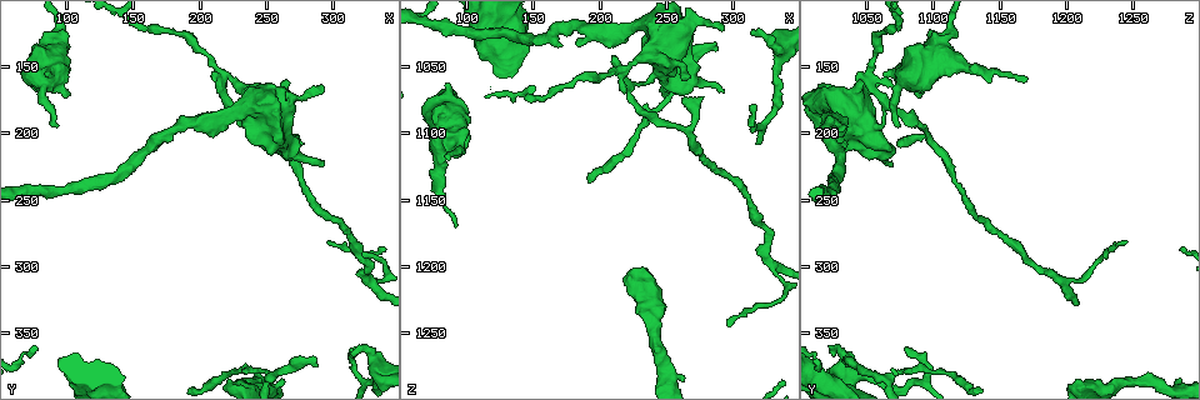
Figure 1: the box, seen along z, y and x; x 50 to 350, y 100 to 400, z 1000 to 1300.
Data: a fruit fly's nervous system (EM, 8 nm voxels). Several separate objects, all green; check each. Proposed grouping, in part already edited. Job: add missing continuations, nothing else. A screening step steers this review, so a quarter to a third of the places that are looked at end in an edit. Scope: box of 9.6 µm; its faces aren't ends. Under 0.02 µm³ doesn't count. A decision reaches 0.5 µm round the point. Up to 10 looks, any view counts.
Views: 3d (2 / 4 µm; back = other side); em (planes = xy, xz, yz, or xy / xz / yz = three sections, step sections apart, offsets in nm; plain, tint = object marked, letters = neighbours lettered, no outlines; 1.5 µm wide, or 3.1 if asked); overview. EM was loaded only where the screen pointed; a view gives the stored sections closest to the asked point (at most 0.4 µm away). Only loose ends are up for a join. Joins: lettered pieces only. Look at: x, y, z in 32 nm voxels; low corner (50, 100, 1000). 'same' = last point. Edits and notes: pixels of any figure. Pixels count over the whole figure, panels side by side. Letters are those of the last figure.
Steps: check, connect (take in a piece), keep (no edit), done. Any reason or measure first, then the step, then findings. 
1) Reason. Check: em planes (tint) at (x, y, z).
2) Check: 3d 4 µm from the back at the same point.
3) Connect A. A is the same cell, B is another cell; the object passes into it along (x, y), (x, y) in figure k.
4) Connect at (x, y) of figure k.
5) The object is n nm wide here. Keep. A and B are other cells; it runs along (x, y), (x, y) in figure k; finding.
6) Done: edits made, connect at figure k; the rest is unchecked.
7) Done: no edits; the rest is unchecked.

Branch stops here. Check: em xy step 8 (plain) at (92, 194, 1076).

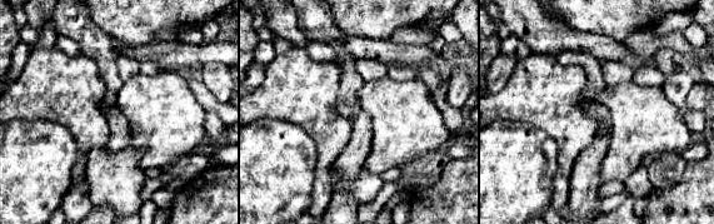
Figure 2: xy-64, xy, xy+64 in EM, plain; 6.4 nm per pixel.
See the neighbours. Check: em xy step 8 (letters) at the same point.

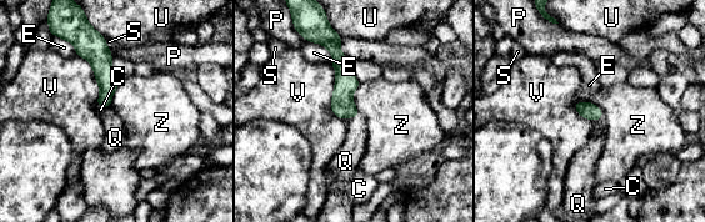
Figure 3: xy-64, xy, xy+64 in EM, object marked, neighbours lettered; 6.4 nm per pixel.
Connect Q. Q is the same cell, C, E, P, S, U, V and Z are other cells; the object passes into it along (343, 106), (353, 116), (349, 155) in figure 3; it goes on there.

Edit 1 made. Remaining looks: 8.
Branch stops here. Check: em planes (letters) at (266, 164, 1060).

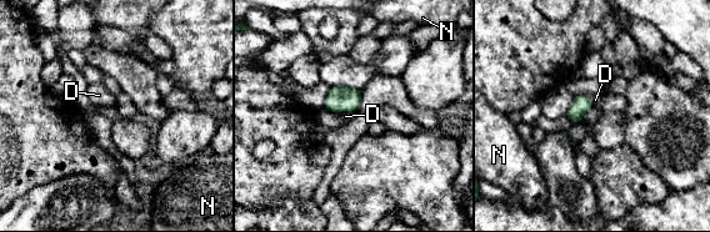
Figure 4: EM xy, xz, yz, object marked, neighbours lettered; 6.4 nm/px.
Connect D. D is the same cell, N is another cell; the object passes into it along (340, 99), (344, 110), (345, 116) in figure 4; it goes on there.

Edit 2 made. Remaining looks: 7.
See it whole again. Check: overview.

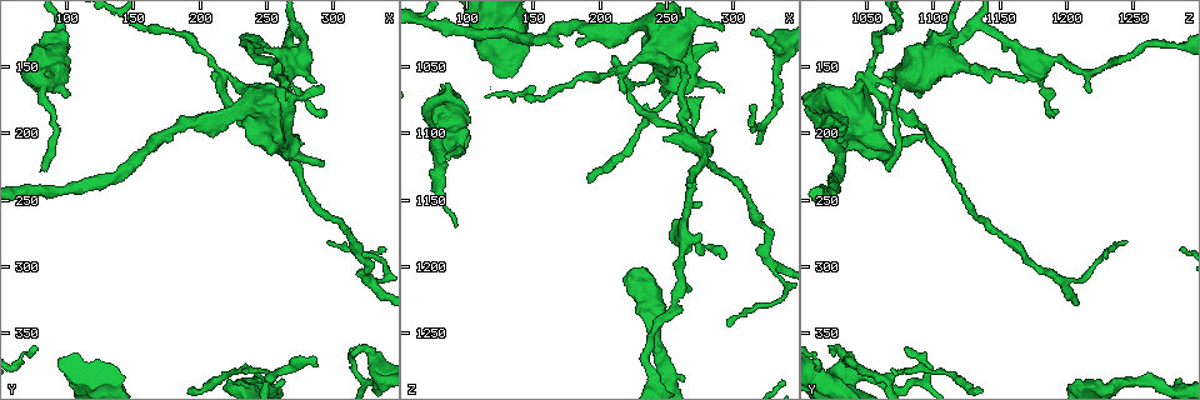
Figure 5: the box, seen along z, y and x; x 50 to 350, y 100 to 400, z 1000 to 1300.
Branch stops here. Check: 3d 2 µm at (294, 222, 1068).

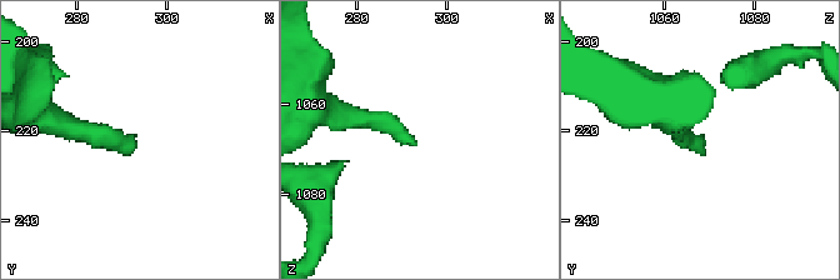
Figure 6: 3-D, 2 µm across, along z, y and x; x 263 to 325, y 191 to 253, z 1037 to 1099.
Need the tissue. Check: em yz step 4 (tint) at (292, 221, 1069).

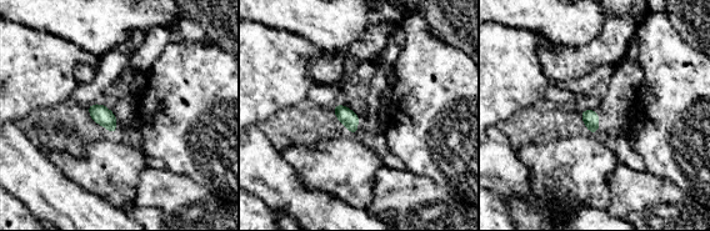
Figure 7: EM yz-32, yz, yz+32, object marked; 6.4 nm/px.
Cut it another way. Check: em planes (letters) at the same point.

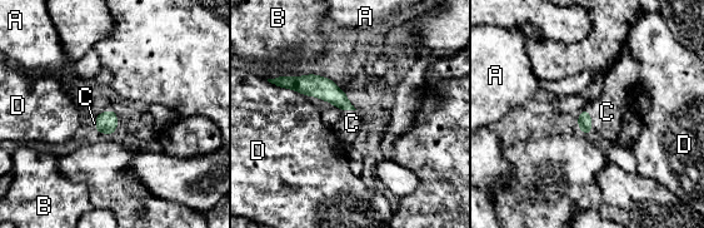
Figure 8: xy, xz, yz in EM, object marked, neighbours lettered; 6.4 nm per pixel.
Connect C. C is the same cell, A, B and D are other cells; the object passes into it along (584, 120), (590, 122), (607, 112) in figure 8; the neuron continues.

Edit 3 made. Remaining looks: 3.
Redraw. Check: overview.

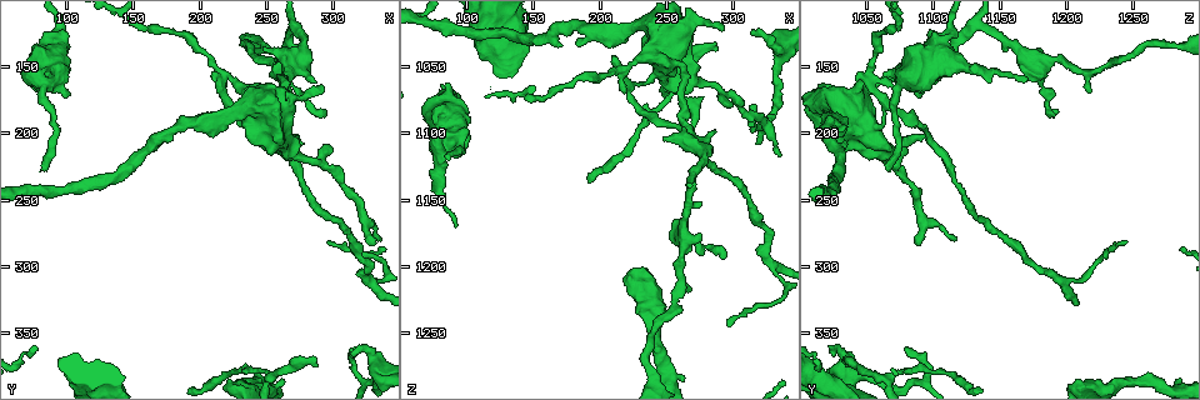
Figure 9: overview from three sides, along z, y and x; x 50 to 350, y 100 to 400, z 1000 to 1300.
Branch stops here. Check: em planes (letters) at (312, 362, 1022).

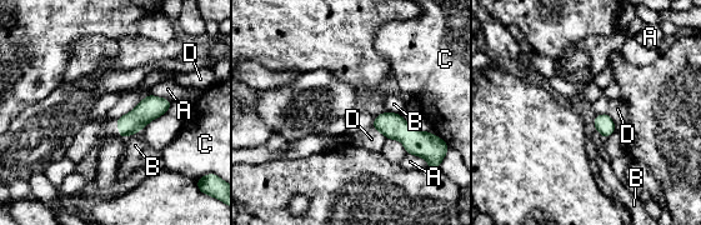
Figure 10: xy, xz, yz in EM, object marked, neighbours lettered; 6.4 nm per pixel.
The longest contact is with A, 150 nm. Keep. A, B, C and D are other cells; a border runs along (371, 126), (379, 130), (386, 139) in figure 10; no lettered piece goes on from it.

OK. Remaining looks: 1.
Done: edits made, connect at figure 3, connect at figure 4, connect at figure 8; the rest is unchecked.

